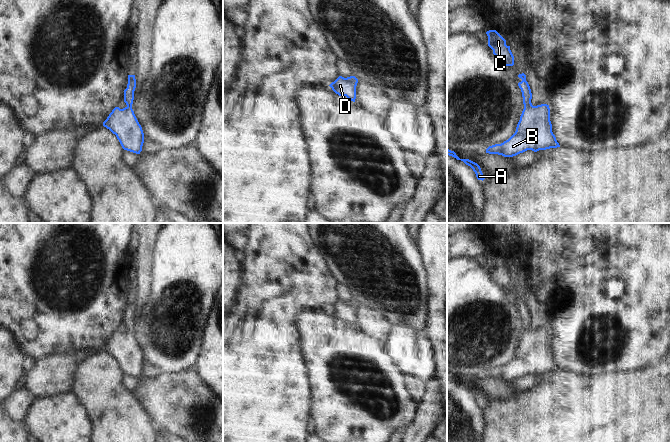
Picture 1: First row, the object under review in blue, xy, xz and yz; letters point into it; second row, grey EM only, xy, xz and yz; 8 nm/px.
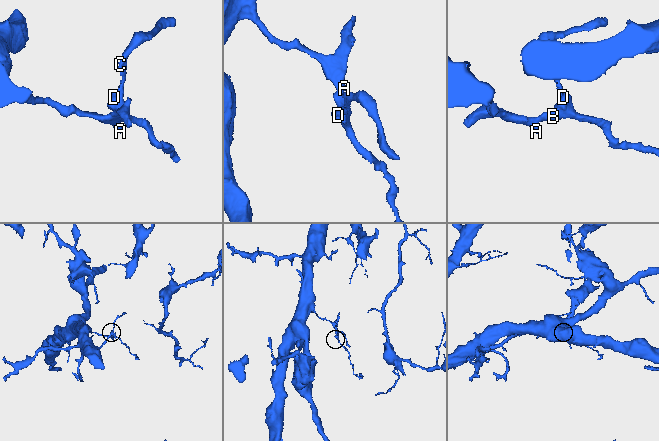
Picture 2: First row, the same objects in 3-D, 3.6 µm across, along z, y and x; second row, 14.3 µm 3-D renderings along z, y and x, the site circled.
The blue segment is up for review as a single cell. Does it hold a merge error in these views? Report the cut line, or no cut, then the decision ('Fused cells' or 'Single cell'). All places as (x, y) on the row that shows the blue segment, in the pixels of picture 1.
No split. Single cell

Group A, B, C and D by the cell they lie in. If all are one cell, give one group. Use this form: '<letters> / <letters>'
A B C D

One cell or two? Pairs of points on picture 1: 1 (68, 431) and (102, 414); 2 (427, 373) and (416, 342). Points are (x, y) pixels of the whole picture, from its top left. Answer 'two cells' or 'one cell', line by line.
1: two cells
2: one cell

